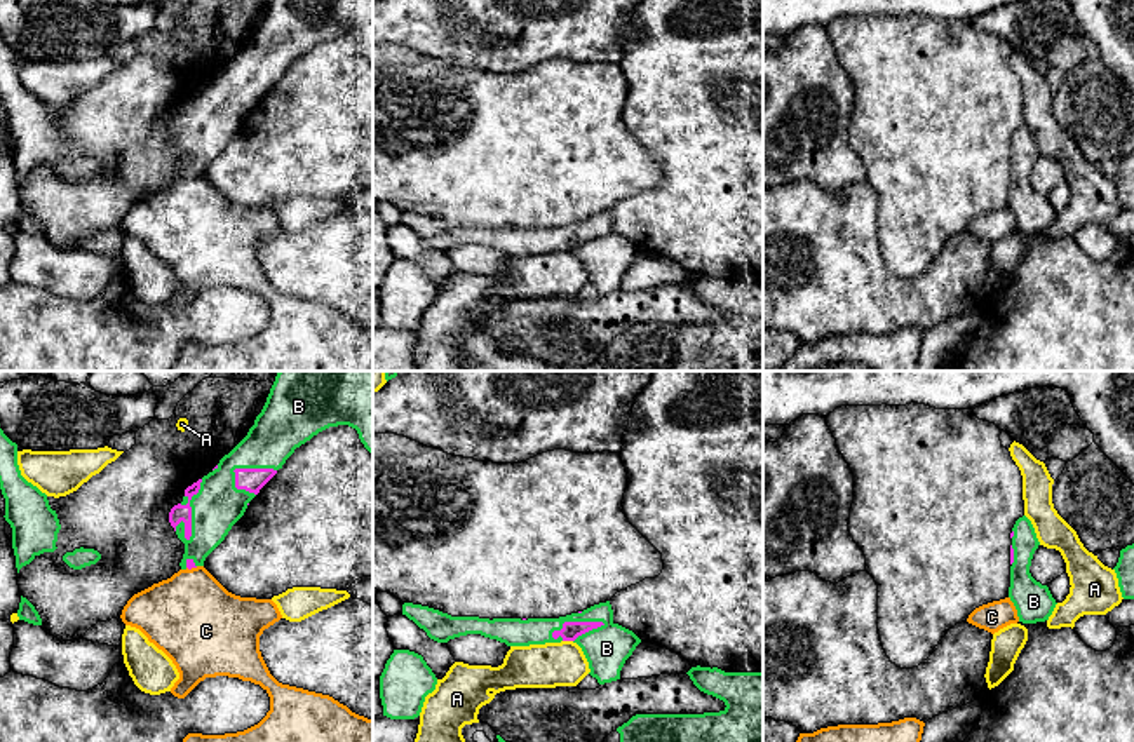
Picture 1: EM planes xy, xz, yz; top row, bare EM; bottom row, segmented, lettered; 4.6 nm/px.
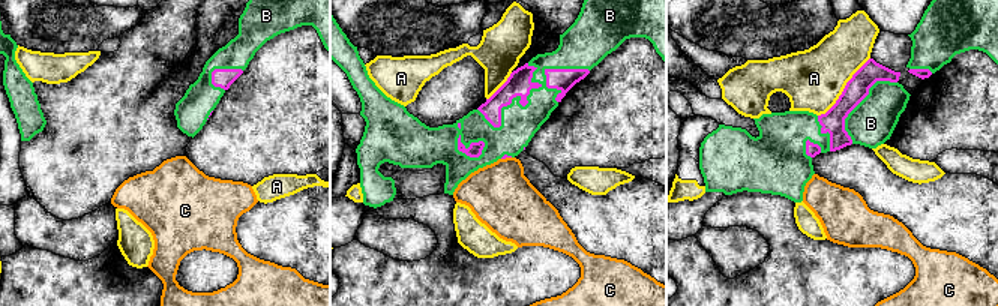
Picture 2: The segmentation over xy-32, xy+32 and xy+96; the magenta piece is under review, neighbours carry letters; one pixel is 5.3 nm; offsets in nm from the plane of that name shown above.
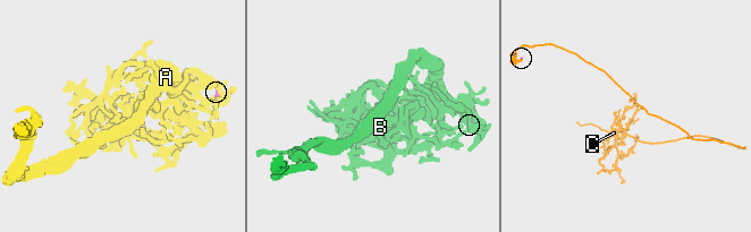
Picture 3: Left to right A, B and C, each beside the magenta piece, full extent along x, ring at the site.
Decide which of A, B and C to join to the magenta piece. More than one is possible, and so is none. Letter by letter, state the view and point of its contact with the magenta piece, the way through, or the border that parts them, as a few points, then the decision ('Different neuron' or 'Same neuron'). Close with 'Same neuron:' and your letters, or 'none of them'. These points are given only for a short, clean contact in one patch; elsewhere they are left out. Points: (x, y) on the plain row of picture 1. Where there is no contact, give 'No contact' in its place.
A: Touches magenta at xz (568, 249). Different neuron
B: Touches magenta at xy (190, 121). Same neuron
C: Touches magenta at xy (192, 176). Boundary: xy (197, 176), (187, 178). Different neuron
Same neuron: B

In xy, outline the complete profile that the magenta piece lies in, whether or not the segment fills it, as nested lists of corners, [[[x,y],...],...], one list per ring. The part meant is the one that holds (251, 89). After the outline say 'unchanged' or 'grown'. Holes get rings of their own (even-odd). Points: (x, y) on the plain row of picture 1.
[[[270,0],[247,45],[169,122],[185,153],[181,179],[204,176],[294,59],[338,35],[355,38],[373,64],[373,0]]]; grown

